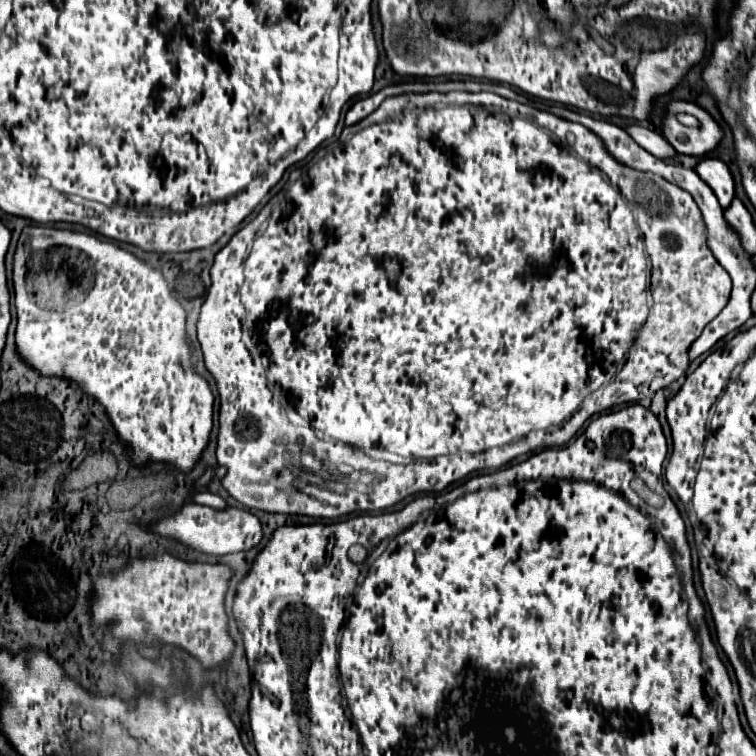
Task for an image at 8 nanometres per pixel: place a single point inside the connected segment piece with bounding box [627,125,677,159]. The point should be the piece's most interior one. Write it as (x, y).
(654, 143)

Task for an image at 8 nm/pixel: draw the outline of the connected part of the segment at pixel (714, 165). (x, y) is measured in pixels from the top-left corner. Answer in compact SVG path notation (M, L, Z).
M703 159L695 167L695 171L713 189L713 193L719 199L719 205L727 209L727 205L731 203L735 195L735 183L733 183L733 175L729 167L721 159Z

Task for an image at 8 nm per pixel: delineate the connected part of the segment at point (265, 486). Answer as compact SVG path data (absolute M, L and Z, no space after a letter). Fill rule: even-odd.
M451 91L447 95L441 95L441 93L423 93L423 95L409 93L409 95L389 97L389 99L385 99L381 103L381 107L377 111L373 111L367 119L359 122L359 127L361 127L359 131L345 133L343 137L339 137L339 141L319 148L312 160L301 169L298 169L300 170L298 179L292 180L291 178L287 181L283 188L286 195L280 198L281 203L273 211L271 219L266 219L266 208L263 208L253 221L247 223L245 227L239 229L229 239L229 243L215 255L215 263L211 267L211 281L213 283L209 287L209 293L207 293L205 301L203 301L203 305L201 305L201 313L199 313L199 319L197 319L197 339L201 343L205 367L213 375L213 379L217 383L219 399L221 399L221 405L219 405L219 435L217 435L217 461L219 461L219 465L227 467L227 475L223 477L223 487L229 491L231 497L235 497L239 503L243 503L249 509L259 509L259 511L269 511L269 513L323 517L323 519L337 519L337 517L349 515L353 511L379 511L379 509L393 507L395 503L399 503L399 501L403 501L403 499L407 499L411 495L417 495L417 493L441 493L447 485L463 479L471 471L482 469L498 470L519 455L545 449L545 447L561 447L579 431L579 427L593 413L615 407L615 401L637 403L641 399L651 399L659 389L665 389L673 381L677 381L685 373L685 369L689 367L689 347L699 337L703 327L709 321L713 321L729 301L731 277L715 261L715 257L713 257L713 253L711 253L711 249L707 245L703 217L701 217L699 207L695 205L693 197L687 191L683 191L677 185L667 183L665 179L661 179L657 175L639 173L635 169L629 169L629 167L617 163L607 153L601 139L597 135L593 135L589 129L585 129L583 125L579 125L579 123L571 123L571 121L565 121L561 117L553 117L551 113L543 113L543 111L537 111L533 107L525 107L525 105L521 105L517 101L503 99L503 97L495 95L495 93ZM533 121L543 121L543 127L535 125ZM547 127L555 127L555 133L551 133ZM567 133L575 135L573 147L567 145ZM665 257L667 257L667 303L671 303L671 307L667 305L665 309L671 311L671 339L655 339L655 355L651 355L649 349L645 351L645 349L639 349L639 347L633 349L633 347L635 347L635 337L639 335L639 329L643 327L643 321L647 319L647 309L649 309L647 307L647 269L649 277L651 277L653 265L657 265L657 263L665 265ZM239 345L255 345L255 349L239 349ZM307 427L311 427L314 433L305 435L305 431L311 431Z

